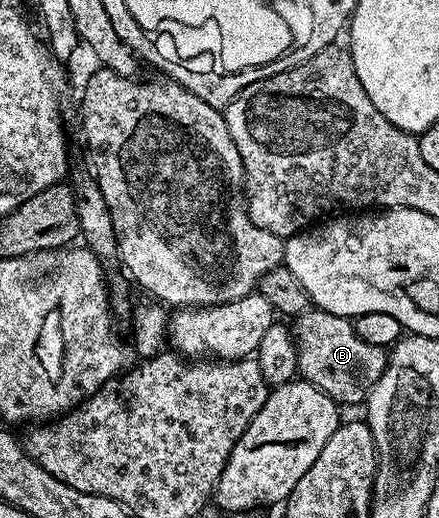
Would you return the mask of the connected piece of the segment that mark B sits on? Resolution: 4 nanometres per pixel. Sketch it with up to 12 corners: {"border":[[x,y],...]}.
{"border":[[311,307],[289,326],[298,377],[361,406],[387,350]]}

